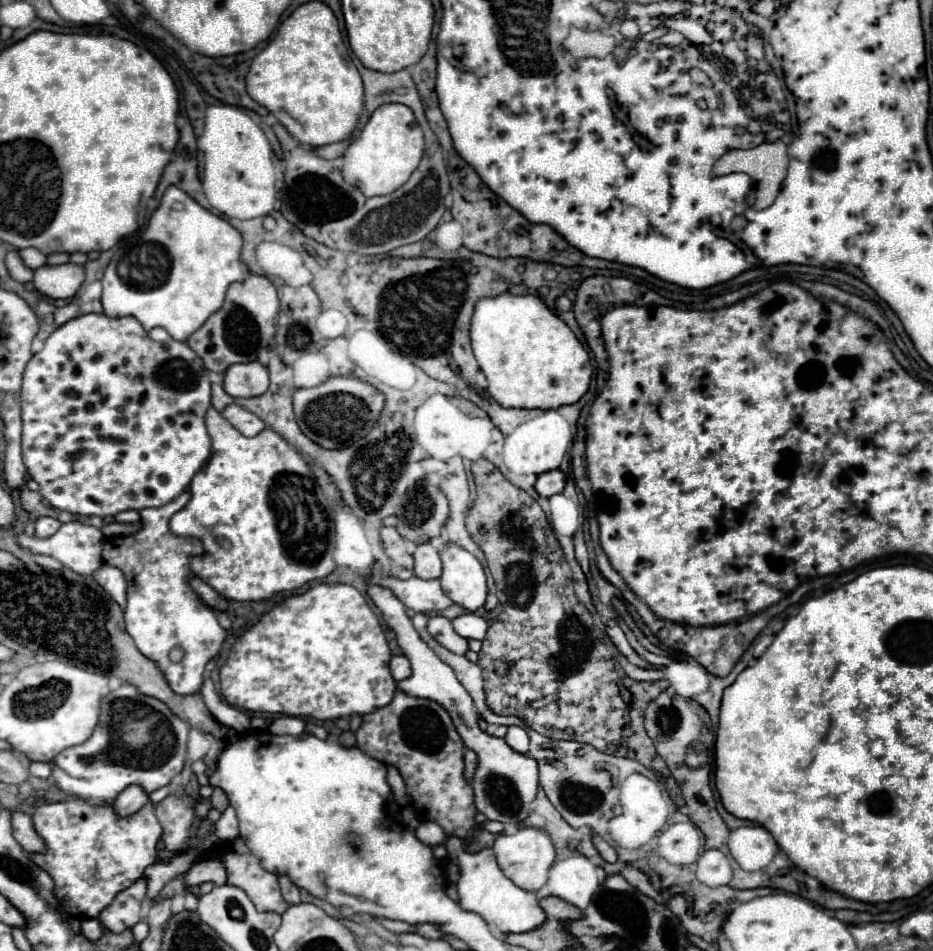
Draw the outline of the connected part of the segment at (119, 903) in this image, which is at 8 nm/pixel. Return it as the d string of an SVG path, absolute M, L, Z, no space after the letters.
M146 875L134 881L126 891L118 893L116 899L100 913L100 923L112 933L122 933L134 927L142 917L142 901L146 899Z

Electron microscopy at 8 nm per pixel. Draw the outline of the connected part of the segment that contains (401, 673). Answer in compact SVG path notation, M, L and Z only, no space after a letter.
M398 655L398 657L392 657L390 659L390 673L392 673L392 677L396 681L410 677L410 671L412 671L410 669L410 661L404 655Z

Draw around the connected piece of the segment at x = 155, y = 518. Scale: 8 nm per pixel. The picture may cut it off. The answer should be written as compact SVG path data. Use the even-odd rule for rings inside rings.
M184 491L168 505L142 509L140 531L126 537L104 537L106 547L102 547L104 563L118 567L128 583L128 603L124 609L128 635L134 639L138 651L156 663L172 691L178 695L200 693L206 663L218 655L220 647L226 641L226 631L220 627L214 609L208 607L188 583L194 577L190 559L204 555L202 543L196 538L176 537L168 529L170 517L180 511L188 499L190 491ZM174 647L182 647L186 651L180 663L172 663L168 657Z

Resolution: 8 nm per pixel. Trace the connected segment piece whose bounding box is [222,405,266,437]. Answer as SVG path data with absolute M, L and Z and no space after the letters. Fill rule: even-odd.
M228 405L224 411L222 411L222 415L242 433L242 435L258 435L264 427L266 427L266 423L260 419L260 417L256 417L254 413L250 413L248 409L244 409L244 407L240 407L240 405Z

